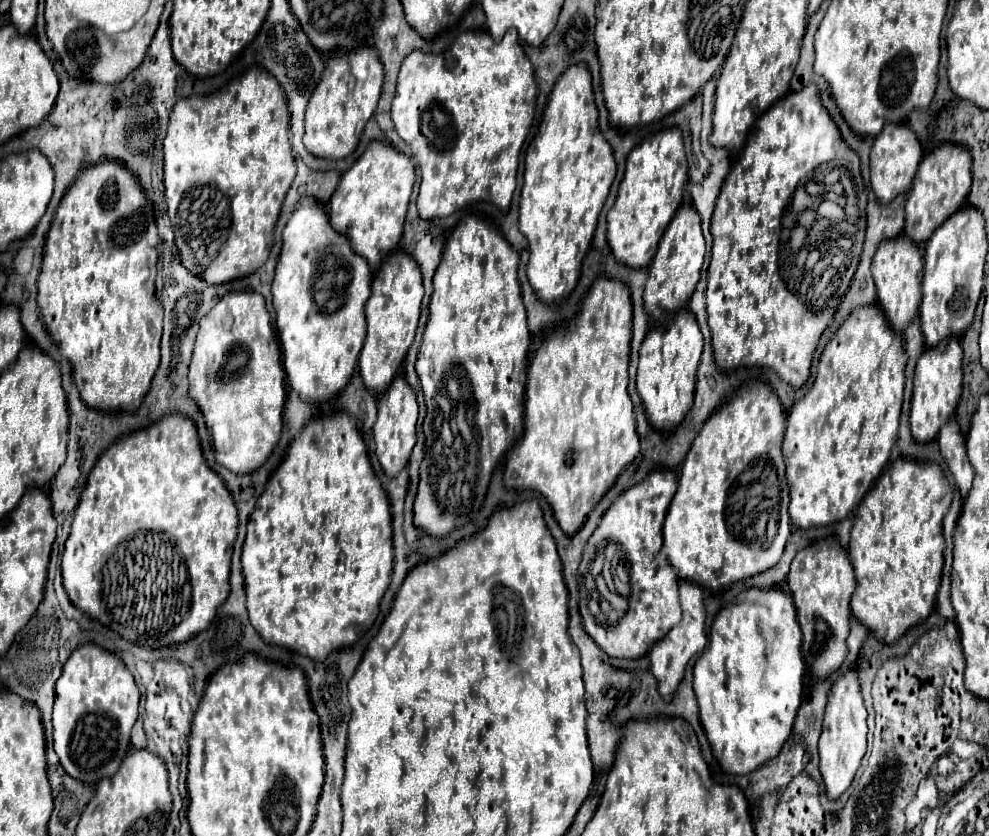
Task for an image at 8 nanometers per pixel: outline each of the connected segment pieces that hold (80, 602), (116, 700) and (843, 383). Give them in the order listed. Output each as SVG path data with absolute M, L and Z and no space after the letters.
M168 415L160 423L152 425L150 429L120 437L96 461L96 467L92 469L92 473L88 477L84 495L74 511L74 521L70 527L70 535L66 539L64 553L62 553L64 589L74 607L84 611L92 619L98 619L106 627L112 627L112 631L116 631L120 637L124 637L130 643L150 647L150 649L164 649L164 647L172 647L176 643L184 643L188 639L192 639L192 635L198 635L200 631L204 631L204 627L208 627L208 623L212 623L212 619L216 617L218 605L222 605L230 595L230 557L232 557L232 547L234 547L234 539L236 539L236 529L238 529L238 511L236 511L234 499L232 499L230 491L226 489L224 481L206 465L192 419Z
M94 643L78 647L56 681L52 715L54 751L64 771L88 785L112 777L130 749L130 729L138 719L138 705L140 689L122 659Z
M878 305L852 311L852 315L826 345L812 389L804 395L804 399L794 403L788 415L782 447L790 496L788 511L794 527L810 529L838 523L854 513L860 499L864 499L864 495L872 489L872 483L888 465L892 447L896 443L906 361L908 357L904 353L904 341L892 331Z

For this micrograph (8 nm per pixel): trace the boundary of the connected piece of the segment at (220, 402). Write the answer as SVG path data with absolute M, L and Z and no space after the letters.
M226 293L216 307L200 321L194 355L190 361L190 397L200 407L216 461L232 473L248 475L258 471L274 451L282 433L282 413L286 403L282 351L276 331L272 329L264 297L260 293Z

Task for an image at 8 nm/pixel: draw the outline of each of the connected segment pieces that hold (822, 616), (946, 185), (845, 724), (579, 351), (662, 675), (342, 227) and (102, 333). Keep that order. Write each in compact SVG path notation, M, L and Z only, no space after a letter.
M834 539L816 541L794 557L788 575L788 587L792 591L802 629L802 657L808 665L808 673L816 679L824 679L842 667L848 653L846 639L852 617L850 597L856 589L852 563Z
M950 145L938 147L928 157L922 159L912 189L908 191L904 225L904 235L918 243L920 247L930 239L932 231L940 223L944 223L952 213L956 213L964 205L972 185L972 157L968 153L970 151L964 149L962 145Z
M850 669L844 675L836 679L832 685L832 691L828 695L828 705L826 705L826 715L824 715L824 725L822 725L822 735L820 735L820 773L826 785L826 797L830 801L836 801L852 783L862 757L866 755L866 707L864 699L860 693L858 677L856 671Z
M598 279L588 291L582 311L564 329L550 331L536 349L528 367L526 385L526 431L524 439L506 457L504 483L510 489L540 491L554 509L562 531L574 535L588 513L612 489L618 475L638 457L640 439L636 433L634 405L628 397L628 361L632 337L632 301L620 283Z
M680 581L680 607L682 607L682 619L676 627L672 627L672 631L660 639L652 651L650 651L650 671L658 681L658 691L664 697L664 701L672 701L682 679L684 679L684 669L690 661L690 657L694 657L698 651L702 651L708 643L706 639L706 631L704 631L704 591L690 583L690 581Z
M372 141L362 157L342 175L328 203L332 227L348 235L352 249L368 259L374 273L380 269L380 263L398 249L414 181L416 165L408 155L382 141Z
M102 161L84 169L54 215L38 277L38 307L48 335L72 363L82 401L96 411L136 411L158 369L162 337L162 305L154 289L158 241L150 201L132 173L116 161Z

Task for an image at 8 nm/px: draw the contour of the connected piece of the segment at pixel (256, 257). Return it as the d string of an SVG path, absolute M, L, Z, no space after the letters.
M252 67L244 77L232 81L226 89L222 89L214 95L206 95L206 97L194 95L194 97L182 99L170 115L168 133L166 133L166 139L164 139L164 187L166 187L168 215L170 215L170 221L172 221L174 235L176 235L176 247L180 251L182 265L190 273L194 273L196 277L202 277L210 285L220 285L220 283L240 279L244 275L252 275L268 259L268 253L274 245L274 225L278 221L284 197L286 197L286 193L288 193L288 189L294 181L294 175L296 175L296 163L294 163L290 143L288 143L288 121L290 121L288 117L290 117L290 111L288 111L286 95L284 95L280 83L276 83L276 79L268 71L264 71L262 67Z

